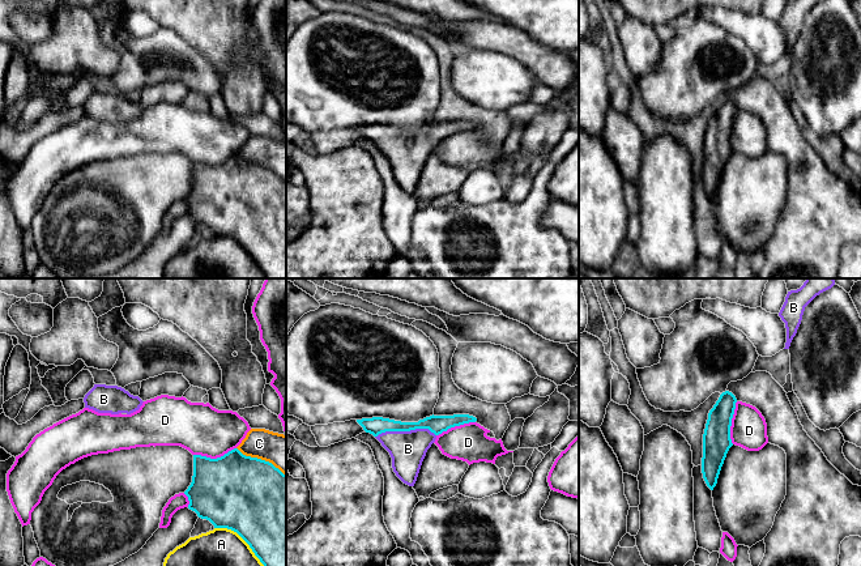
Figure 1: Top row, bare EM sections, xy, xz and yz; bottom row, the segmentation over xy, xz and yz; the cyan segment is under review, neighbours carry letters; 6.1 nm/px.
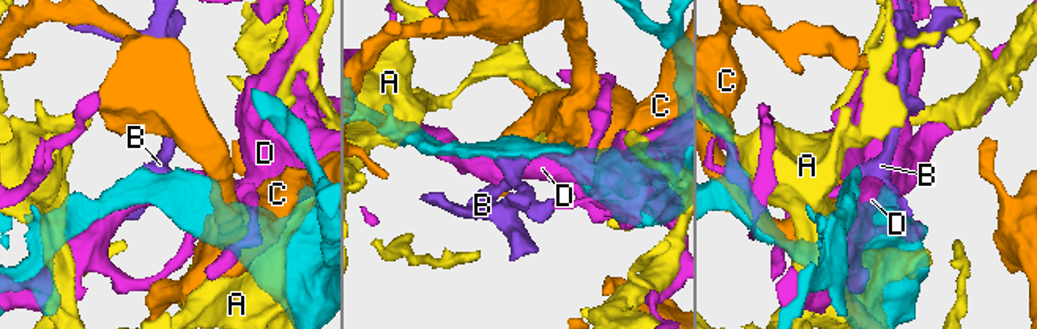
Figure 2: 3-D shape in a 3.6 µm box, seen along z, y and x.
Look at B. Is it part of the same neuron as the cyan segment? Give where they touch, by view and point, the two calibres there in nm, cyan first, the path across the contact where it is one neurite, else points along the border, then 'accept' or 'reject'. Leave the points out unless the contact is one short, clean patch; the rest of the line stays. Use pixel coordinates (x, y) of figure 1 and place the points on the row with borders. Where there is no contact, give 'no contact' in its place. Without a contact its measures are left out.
xz (405, 430) | 110/220 nm | across xz (435, 424), (427, 429), (405, 430), (408, 449) | accept

